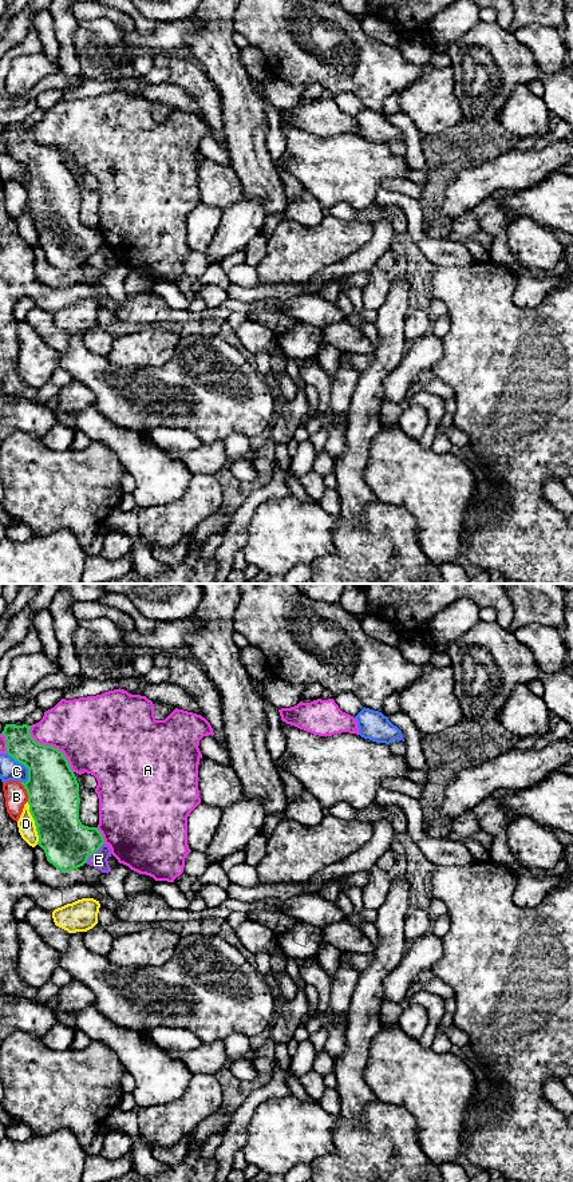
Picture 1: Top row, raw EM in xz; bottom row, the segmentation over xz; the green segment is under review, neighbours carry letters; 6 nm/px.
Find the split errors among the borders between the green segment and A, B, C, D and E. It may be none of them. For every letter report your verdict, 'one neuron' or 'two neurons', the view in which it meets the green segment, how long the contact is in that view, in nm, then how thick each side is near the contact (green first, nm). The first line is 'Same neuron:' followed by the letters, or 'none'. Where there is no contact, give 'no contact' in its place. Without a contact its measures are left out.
Same neuron: none
A: two neurons | xz | 380 nm | 300/420 nm
B: two neurons | xz | 130 nm | 300/140 nm
C: two neurons | xz | 220 nm | 300/130 nm
D: two neurons | xz | 260 nm | 300/110 nm
E: two neurons | xz | 170 nm | 300/100 nm

